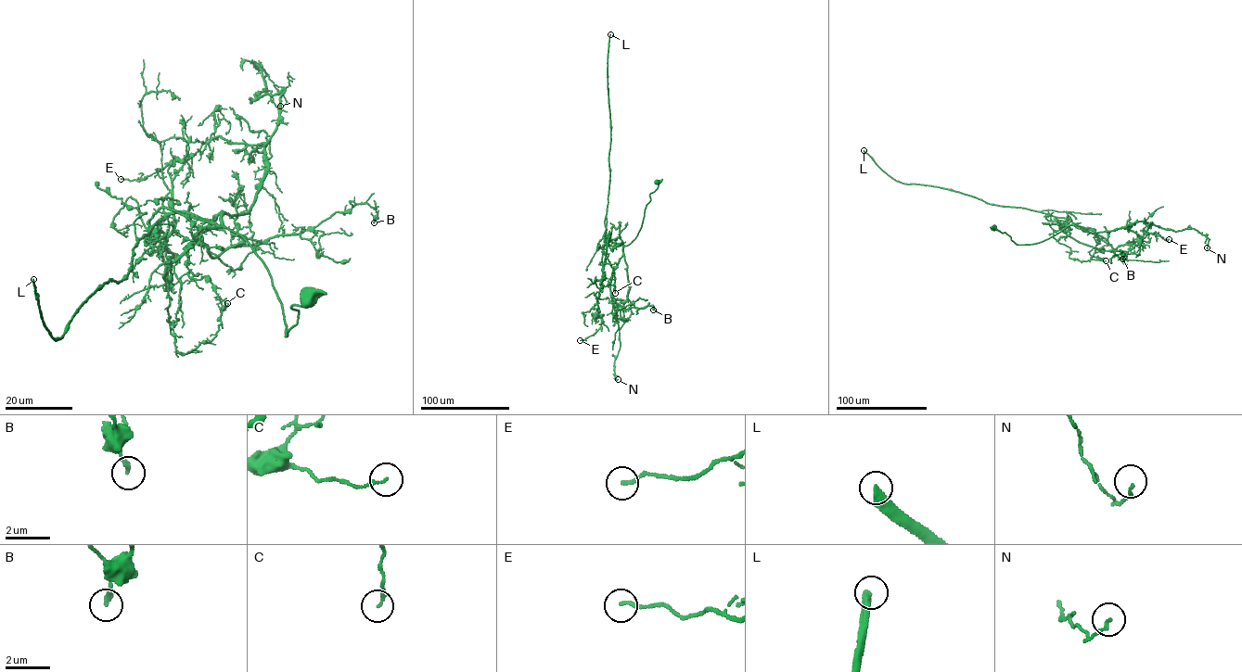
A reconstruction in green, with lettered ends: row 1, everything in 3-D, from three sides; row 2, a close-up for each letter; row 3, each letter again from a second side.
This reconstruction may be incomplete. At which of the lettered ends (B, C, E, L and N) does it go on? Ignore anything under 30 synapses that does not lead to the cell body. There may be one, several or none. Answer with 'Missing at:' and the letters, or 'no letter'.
Missing at: L

